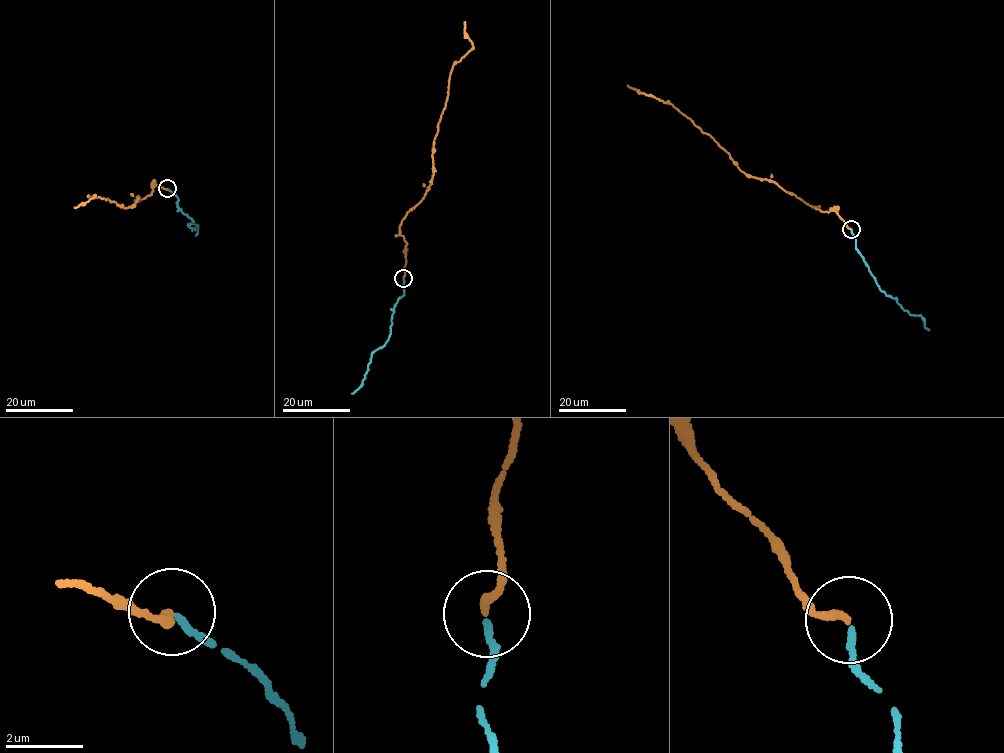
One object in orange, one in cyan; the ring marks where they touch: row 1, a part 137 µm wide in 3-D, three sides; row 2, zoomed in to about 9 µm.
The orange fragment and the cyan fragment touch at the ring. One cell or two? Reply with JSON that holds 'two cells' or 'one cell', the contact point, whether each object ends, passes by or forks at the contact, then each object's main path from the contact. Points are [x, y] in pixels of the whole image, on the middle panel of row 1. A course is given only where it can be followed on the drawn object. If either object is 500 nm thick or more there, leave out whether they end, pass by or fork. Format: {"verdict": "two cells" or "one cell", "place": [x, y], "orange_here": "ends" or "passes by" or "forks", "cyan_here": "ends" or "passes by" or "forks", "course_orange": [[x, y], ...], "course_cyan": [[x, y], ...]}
{"verdict": "one cell", "place": [403, 278], "orange_here": "ends", "cyan_here": "ends", "course_orange": [[403, 278], [406, 242], [400, 225], [431, 184], [433, 146], [453, 65], [473, 47], [465, 21]], "course_cyan": [[403, 278], [403, 294], [392, 314], [388, 339], [373, 352], [360, 386], [351, 393]]}

